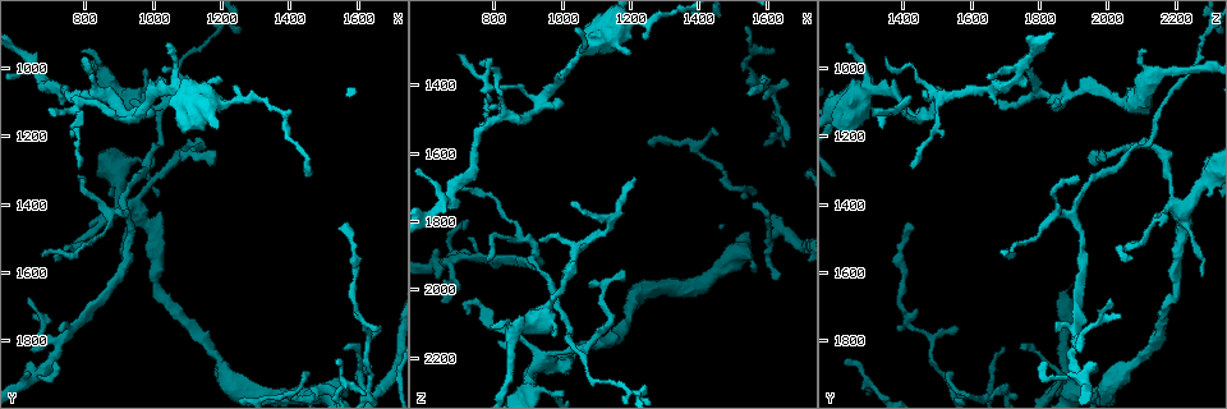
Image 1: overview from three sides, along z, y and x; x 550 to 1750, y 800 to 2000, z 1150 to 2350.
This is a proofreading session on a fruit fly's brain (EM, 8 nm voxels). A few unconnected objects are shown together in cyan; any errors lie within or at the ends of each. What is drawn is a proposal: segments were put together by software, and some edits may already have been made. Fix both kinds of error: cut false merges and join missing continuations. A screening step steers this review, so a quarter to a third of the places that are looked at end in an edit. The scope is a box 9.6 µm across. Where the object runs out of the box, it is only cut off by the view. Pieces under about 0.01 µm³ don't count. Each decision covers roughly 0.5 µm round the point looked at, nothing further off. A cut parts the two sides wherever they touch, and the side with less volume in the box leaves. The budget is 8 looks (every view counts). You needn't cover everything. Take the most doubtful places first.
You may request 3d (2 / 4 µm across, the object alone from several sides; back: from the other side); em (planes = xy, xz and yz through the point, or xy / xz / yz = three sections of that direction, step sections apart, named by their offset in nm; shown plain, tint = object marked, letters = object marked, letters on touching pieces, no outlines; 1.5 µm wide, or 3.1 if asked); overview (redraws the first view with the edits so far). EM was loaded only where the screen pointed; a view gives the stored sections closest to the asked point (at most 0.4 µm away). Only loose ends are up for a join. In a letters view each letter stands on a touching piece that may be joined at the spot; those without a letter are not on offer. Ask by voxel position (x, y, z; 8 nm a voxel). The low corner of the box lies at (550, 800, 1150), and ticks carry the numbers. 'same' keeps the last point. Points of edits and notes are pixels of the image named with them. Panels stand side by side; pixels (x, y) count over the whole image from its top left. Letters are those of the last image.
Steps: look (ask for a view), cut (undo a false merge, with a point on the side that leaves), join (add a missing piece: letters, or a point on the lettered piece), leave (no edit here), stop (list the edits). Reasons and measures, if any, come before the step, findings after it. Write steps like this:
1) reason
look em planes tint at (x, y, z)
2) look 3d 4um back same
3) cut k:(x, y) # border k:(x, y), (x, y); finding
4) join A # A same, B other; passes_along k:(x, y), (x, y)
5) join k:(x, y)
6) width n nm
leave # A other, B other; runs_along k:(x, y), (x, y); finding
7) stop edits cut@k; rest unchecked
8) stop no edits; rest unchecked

three arms meet
look 3d 2um at (950, 1140, 1450)

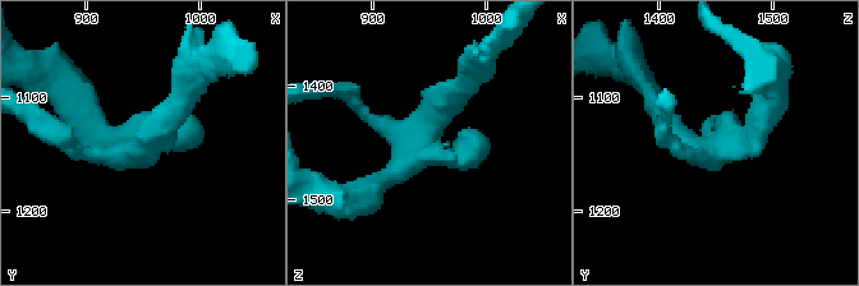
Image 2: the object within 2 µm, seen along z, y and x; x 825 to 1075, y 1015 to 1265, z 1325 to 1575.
look em planes letters at (948, 1144, 1444)

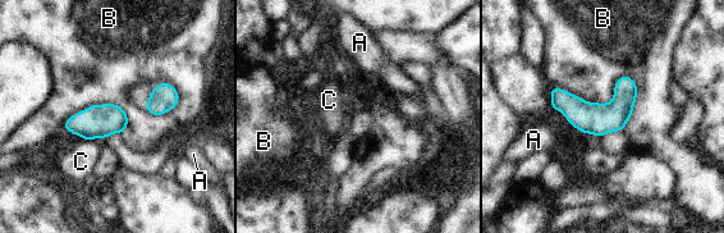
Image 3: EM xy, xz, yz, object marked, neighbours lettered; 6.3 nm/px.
leave # A other, B other, C other; runs_along 3:(553, 91), (578, 112), (635, 91); one neuron here

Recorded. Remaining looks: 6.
tapers out
look em planes letters at (1640, 1870, 1970)

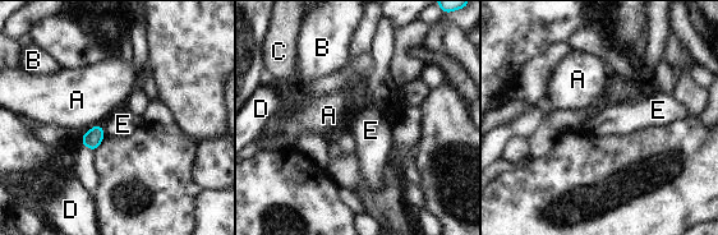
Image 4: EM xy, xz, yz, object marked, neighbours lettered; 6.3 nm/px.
longest_contact A 140 nm
leave # A other, B other, C other, D other, E other; border 4:(101, 125), (105, 134); none of them fits

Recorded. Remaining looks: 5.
branch stops here
look 3d 2um at (700, 1870, 1810)

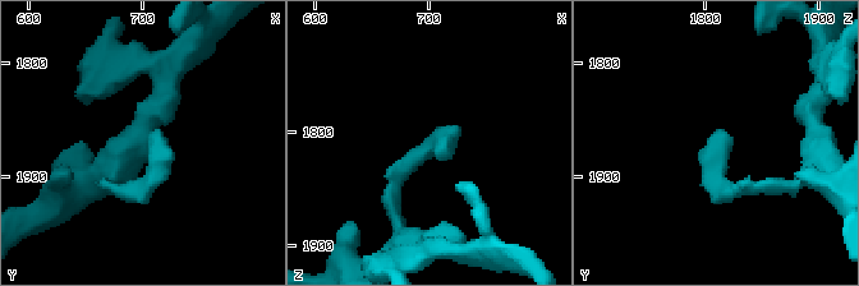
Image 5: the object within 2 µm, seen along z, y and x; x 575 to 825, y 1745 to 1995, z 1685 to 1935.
look em yz step 4 tint at (704, 1864, 1818)

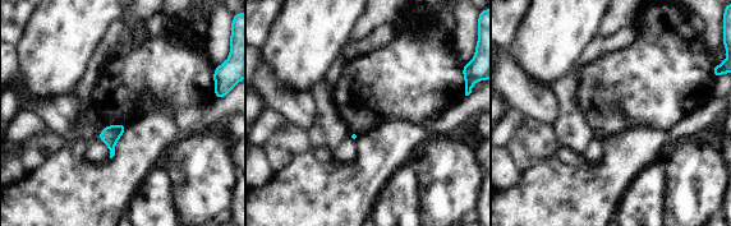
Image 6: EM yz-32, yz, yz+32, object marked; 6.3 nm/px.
look em planes letters same

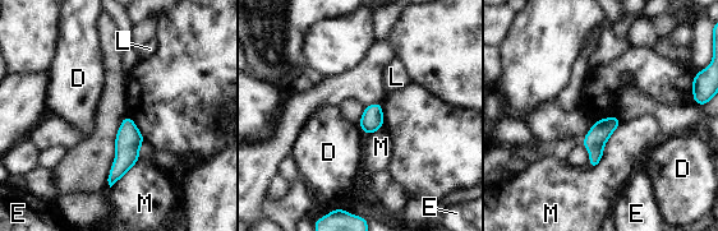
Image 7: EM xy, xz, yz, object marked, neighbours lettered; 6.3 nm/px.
leave # D other, E other, L other, M other; none of them fits

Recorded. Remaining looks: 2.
free end
look em planes letters at (1550, 1470, 1420)

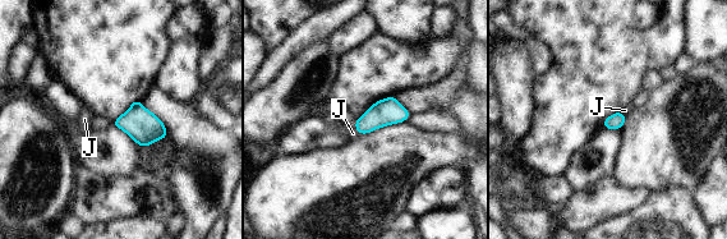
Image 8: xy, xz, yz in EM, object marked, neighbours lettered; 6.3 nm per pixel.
longest_contact J 70 nm
leave # J other; border 8:(354, 127), (360, 134); no lettered piece goes on from it

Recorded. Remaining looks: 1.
stop no edits; rest unchecked

